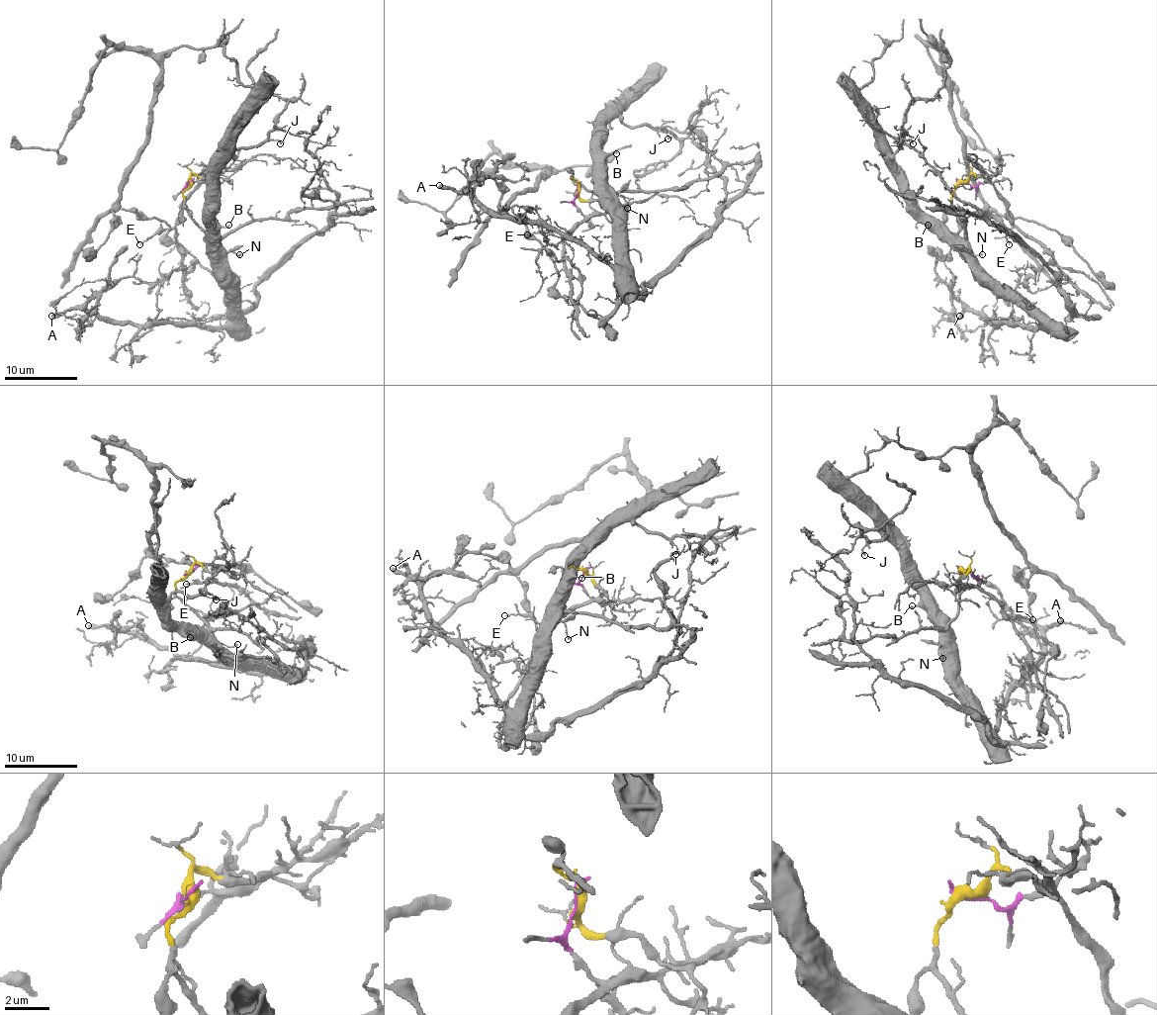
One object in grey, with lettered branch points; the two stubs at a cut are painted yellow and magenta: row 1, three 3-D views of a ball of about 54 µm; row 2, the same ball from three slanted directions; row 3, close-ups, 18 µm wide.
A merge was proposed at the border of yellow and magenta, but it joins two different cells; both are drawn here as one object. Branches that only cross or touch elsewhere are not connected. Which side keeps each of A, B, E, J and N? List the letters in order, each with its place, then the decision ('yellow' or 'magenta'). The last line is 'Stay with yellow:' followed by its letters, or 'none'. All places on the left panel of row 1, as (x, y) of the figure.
A: (51, 316) | yellow
B: (228, 225) | yellow
E: (139, 244) | magenta
J: (280, 143) | yellow
N: (239, 254) | yellow
Stay with yellow: A, B, J, N

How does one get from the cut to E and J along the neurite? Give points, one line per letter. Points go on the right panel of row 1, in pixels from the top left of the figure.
E: (961, 183), (975, 187), (986, 182), (992, 183), (1007, 208), (1007, 217), (1012, 226), (1007, 233), (1009, 244)
J: (961, 182), (951, 193), (951, 208), (964, 226), (962, 238), (915, 206), (891, 159), (906, 139), (913, 143)

